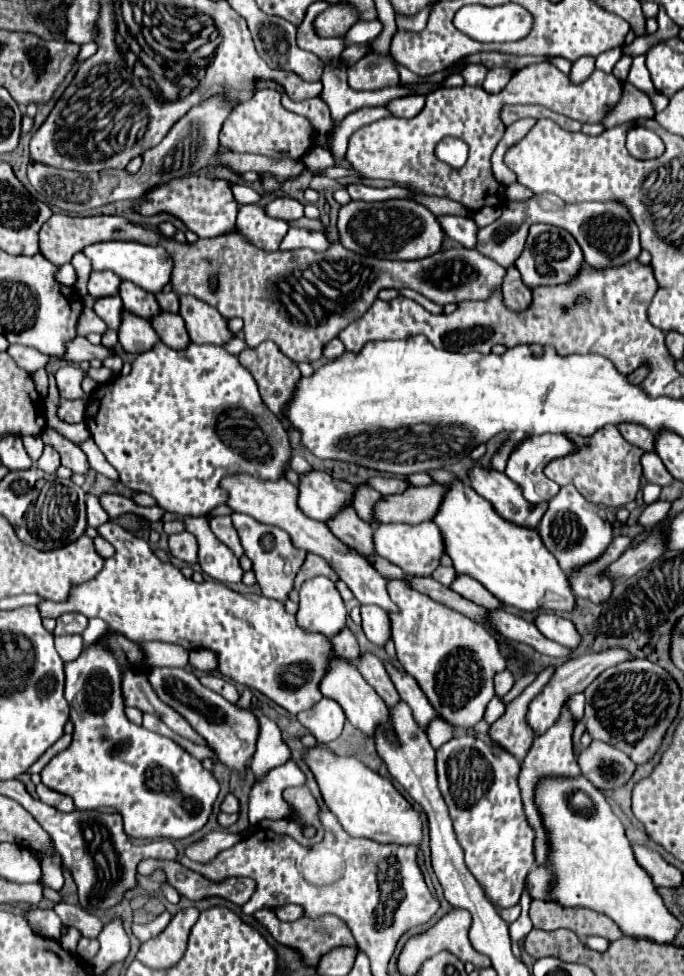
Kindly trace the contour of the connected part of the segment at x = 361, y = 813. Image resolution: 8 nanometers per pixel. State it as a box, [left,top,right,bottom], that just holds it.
[302,746,422,844]

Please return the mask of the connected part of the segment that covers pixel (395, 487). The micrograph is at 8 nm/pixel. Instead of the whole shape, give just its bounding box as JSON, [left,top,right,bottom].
[368,475,408,496]

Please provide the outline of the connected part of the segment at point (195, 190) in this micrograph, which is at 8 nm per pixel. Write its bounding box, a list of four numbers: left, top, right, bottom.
[132,174,238,238]

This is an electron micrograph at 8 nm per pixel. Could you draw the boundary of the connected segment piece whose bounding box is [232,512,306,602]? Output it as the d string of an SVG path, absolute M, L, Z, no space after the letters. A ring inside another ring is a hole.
M236 512L232 514L232 520L234 520L234 528L240 536L240 544L244 548L244 554L254 562L254 572L256 572L258 584L262 588L262 594L266 598L274 598L274 600L284 602L288 598L288 592L294 588L294 578L306 560L306 552L298 550L292 544L290 536L276 526L260 524L252 516L236 514Z

